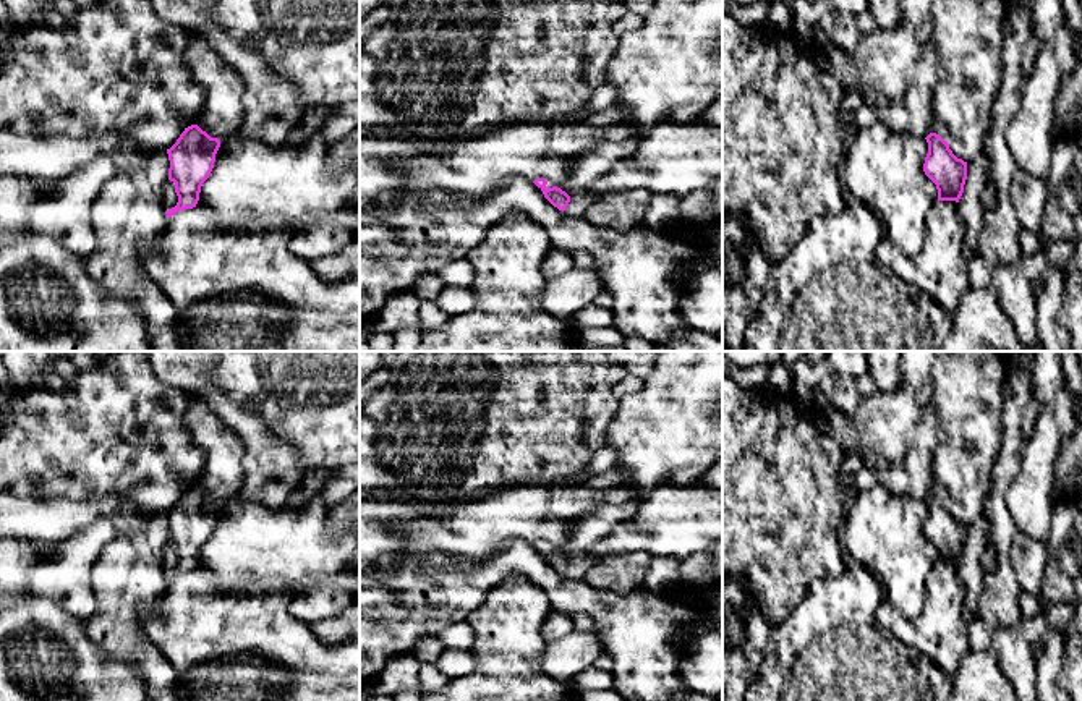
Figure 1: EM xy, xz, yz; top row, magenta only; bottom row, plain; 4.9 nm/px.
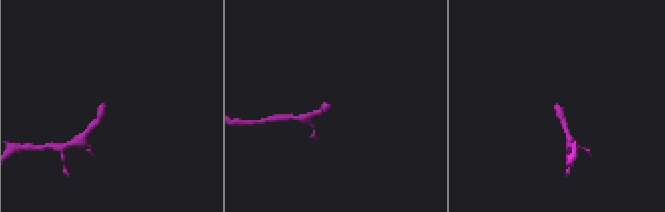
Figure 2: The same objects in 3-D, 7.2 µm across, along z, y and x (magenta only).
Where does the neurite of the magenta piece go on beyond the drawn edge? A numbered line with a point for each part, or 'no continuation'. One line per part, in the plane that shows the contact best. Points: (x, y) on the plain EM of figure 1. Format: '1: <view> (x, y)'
1: xz (671, 428)

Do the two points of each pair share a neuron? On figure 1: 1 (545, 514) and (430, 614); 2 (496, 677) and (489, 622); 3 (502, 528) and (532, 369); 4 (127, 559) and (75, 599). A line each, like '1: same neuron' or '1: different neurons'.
1: different neurons
2: same neuron
3: different neurons
4: different neurons

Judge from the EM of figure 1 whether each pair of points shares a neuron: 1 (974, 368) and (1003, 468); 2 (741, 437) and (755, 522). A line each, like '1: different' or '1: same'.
1: different
2: same

